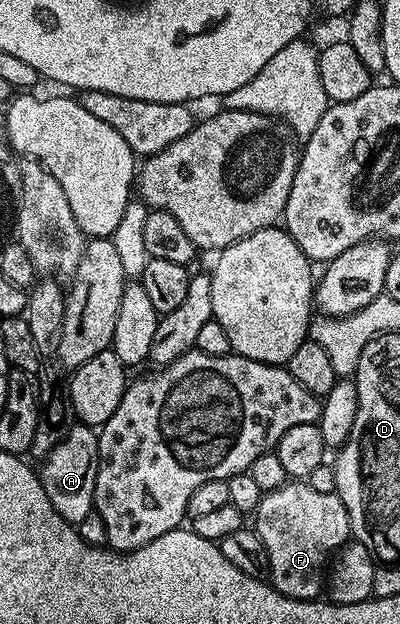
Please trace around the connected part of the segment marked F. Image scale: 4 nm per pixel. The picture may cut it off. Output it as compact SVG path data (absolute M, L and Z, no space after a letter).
M286 482L281 488L264 493L255 513L255 530L259 538L263 538L263 546L267 546L269 558L268 579L275 590L279 590L287 598L296 600L316 600L322 595L327 584L327 569L337 551L351 539L353 527L347 514L347 506L337 497L336 492L323 494L323 490L315 490L307 482Z

